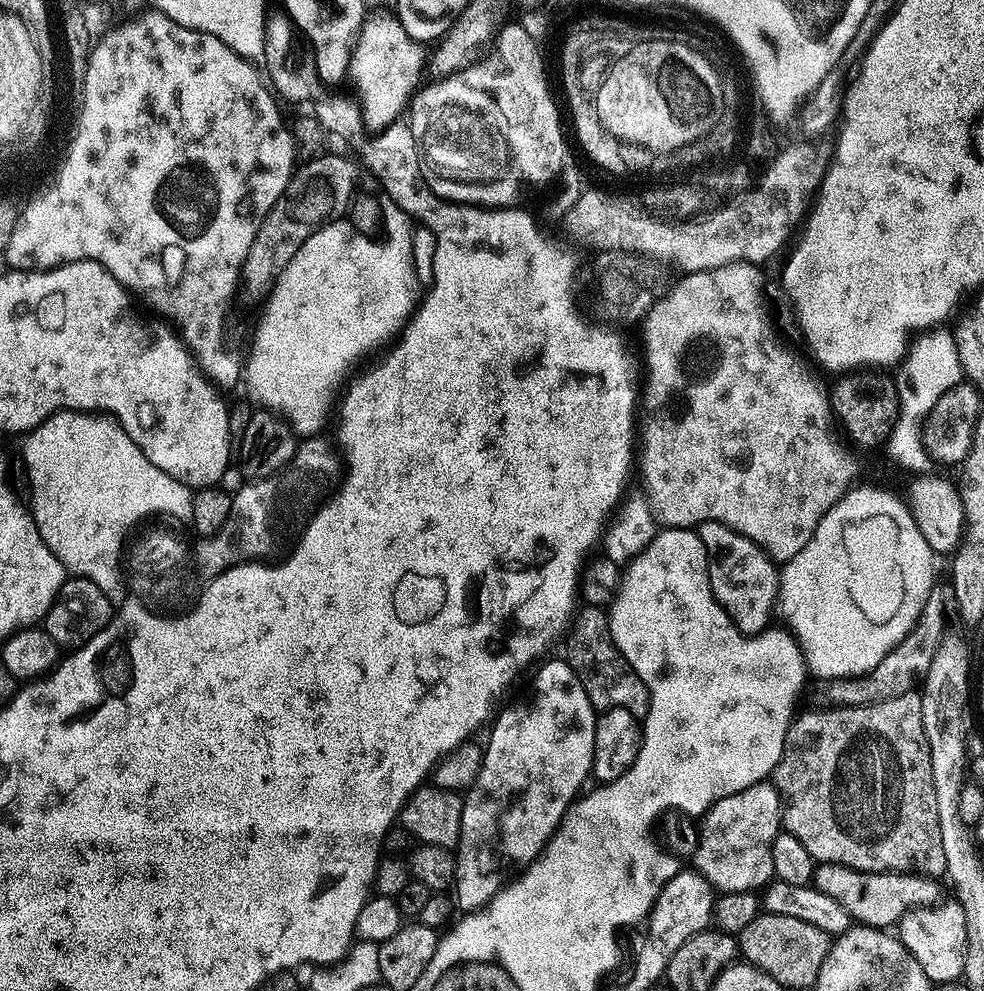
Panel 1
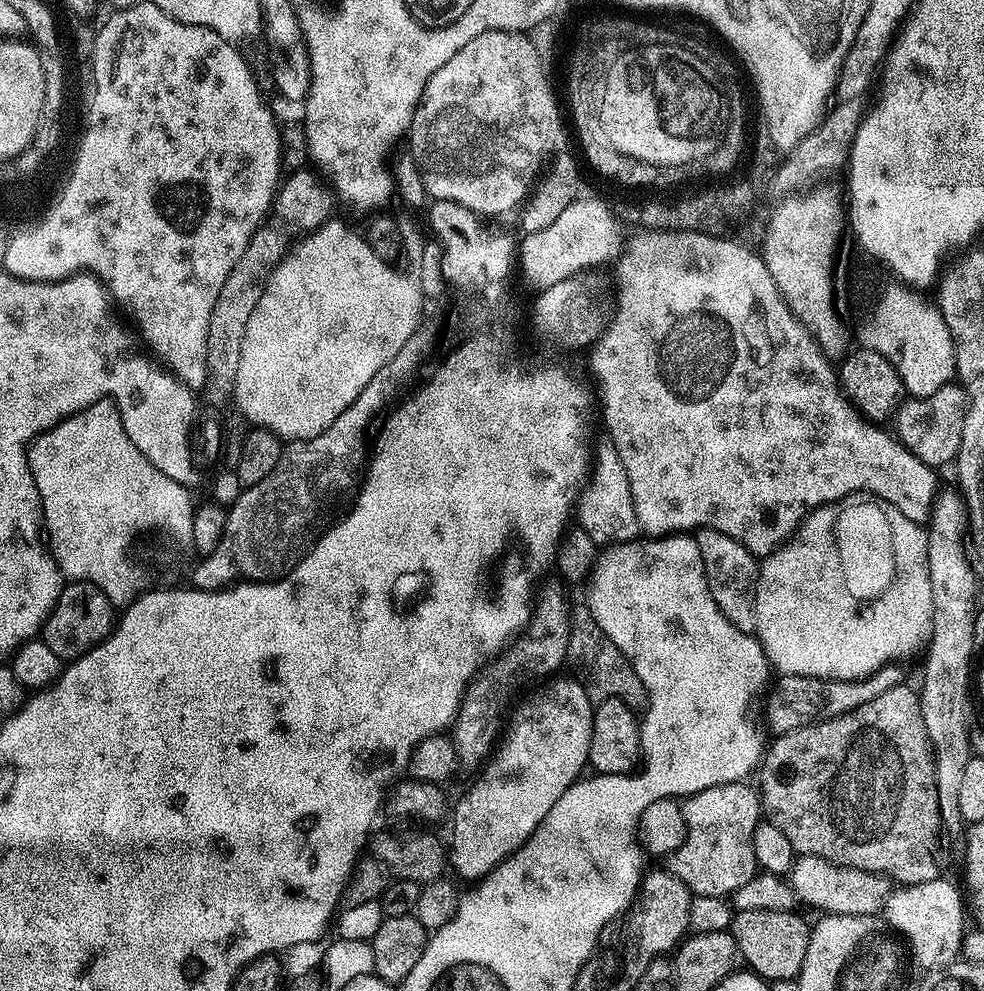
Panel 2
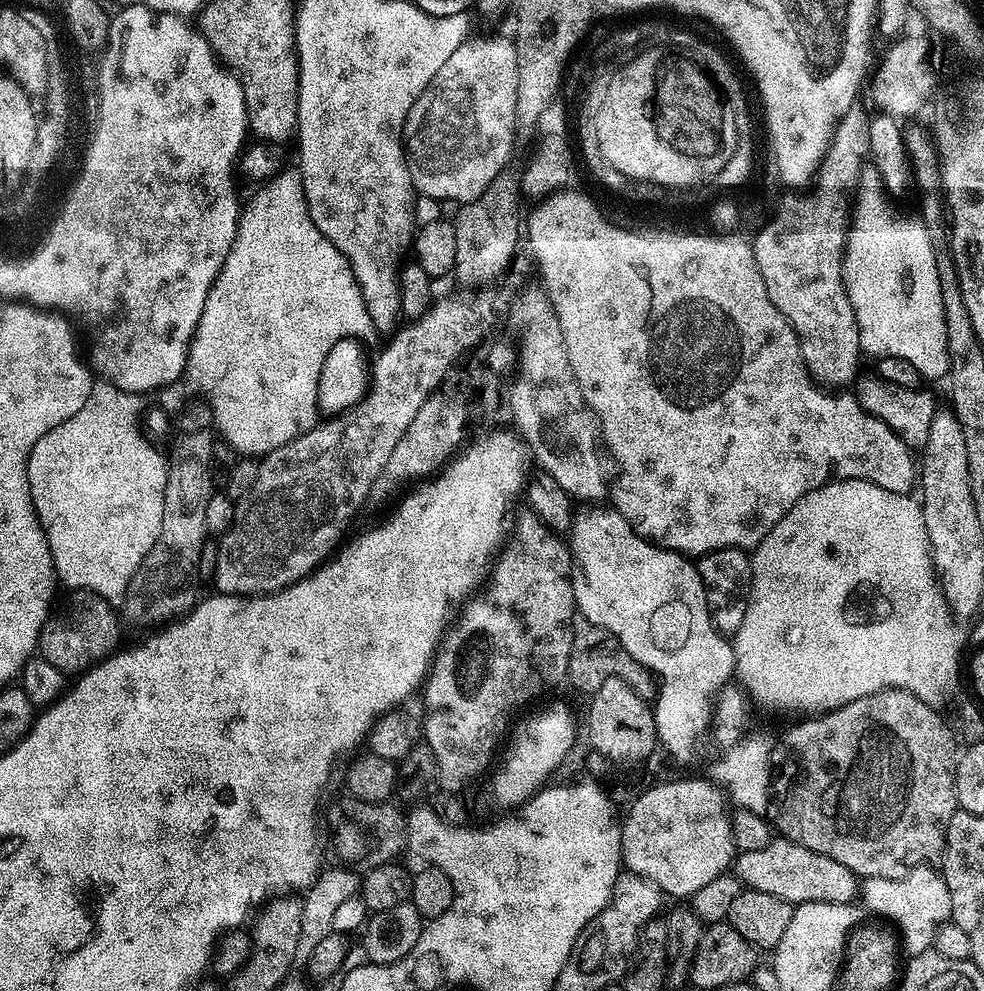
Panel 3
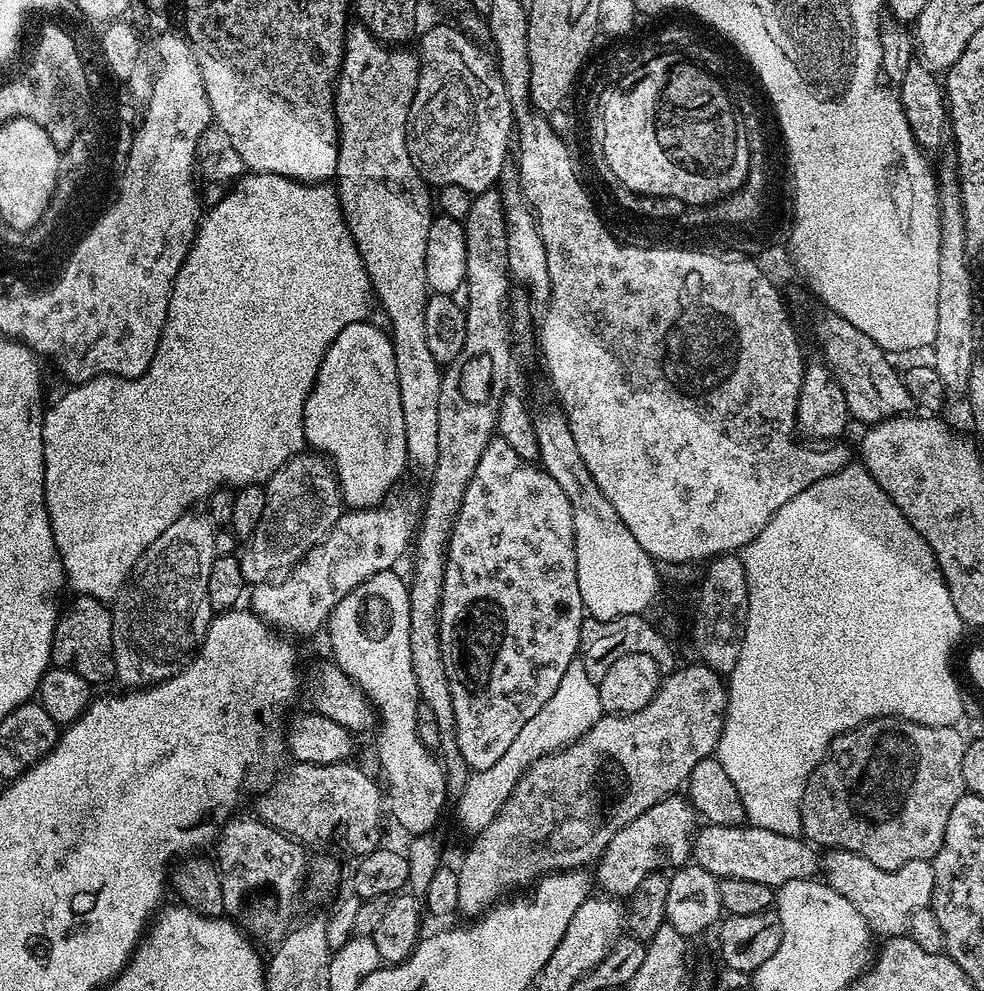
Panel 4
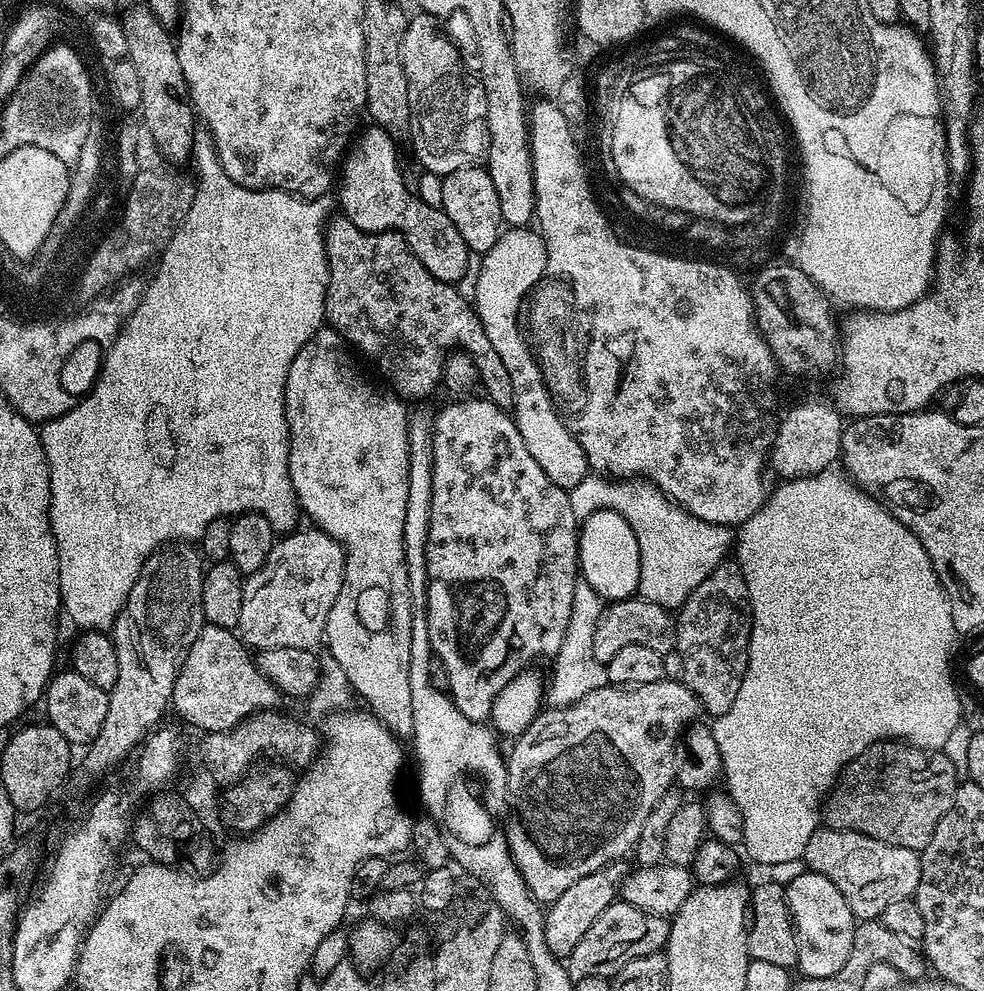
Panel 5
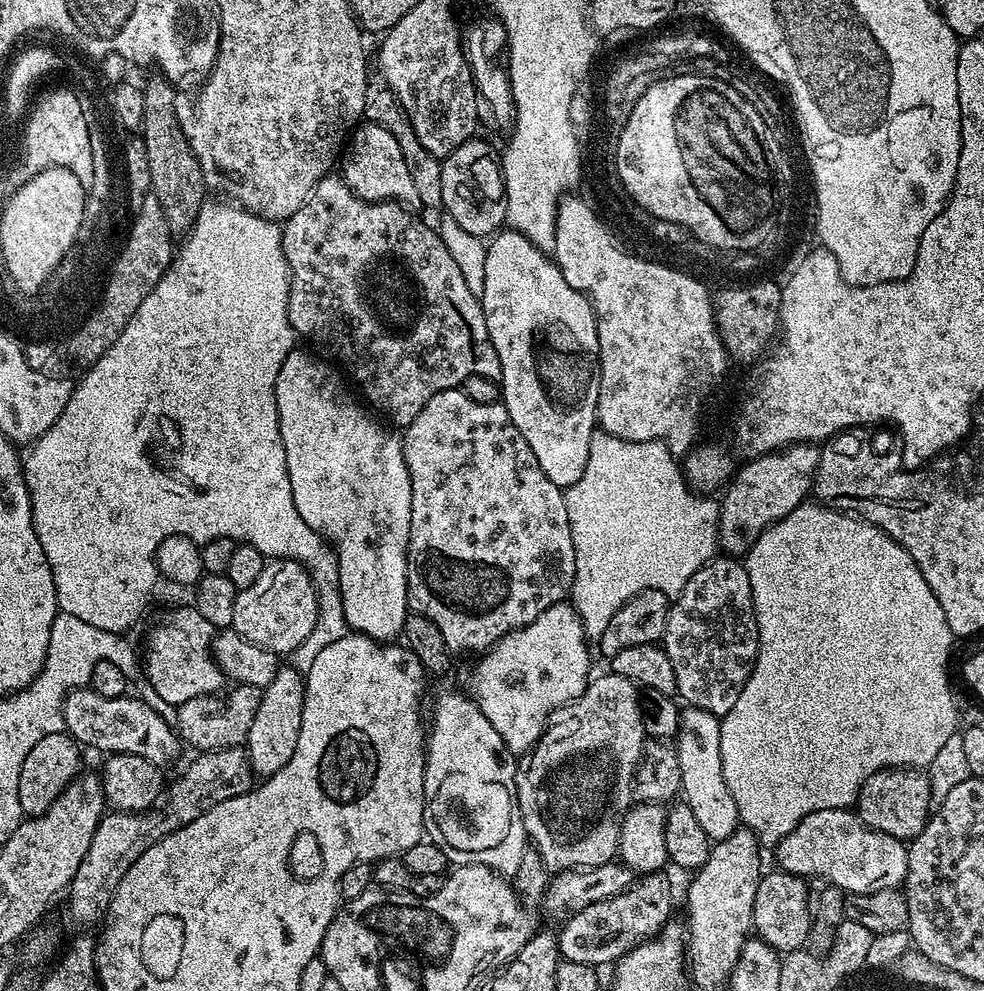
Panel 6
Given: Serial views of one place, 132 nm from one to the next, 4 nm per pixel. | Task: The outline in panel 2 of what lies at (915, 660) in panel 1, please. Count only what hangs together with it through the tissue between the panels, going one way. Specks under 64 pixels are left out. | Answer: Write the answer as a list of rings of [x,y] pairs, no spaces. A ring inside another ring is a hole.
[[[885,666],[860,680],[819,680],[813,676],[786,675],[781,675],[779,679],[776,685],[771,685],[772,693],[764,704],[764,720],[773,737],[858,710],[858,706],[866,706],[866,702],[874,702],[878,694],[886,694],[886,690],[898,686],[905,677],[900,666]]]

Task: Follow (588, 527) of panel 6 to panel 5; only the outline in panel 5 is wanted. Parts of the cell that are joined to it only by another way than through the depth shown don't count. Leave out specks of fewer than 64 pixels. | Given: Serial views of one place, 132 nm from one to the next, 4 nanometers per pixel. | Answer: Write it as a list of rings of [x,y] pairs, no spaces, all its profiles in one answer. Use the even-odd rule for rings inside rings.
[[[589,474],[582,478],[568,492],[570,510],[574,510],[577,521],[584,522],[587,516],[609,508],[615,515],[627,522],[634,530],[634,538],[638,540],[640,551],[640,586],[639,595],[650,602],[658,602],[658,606],[669,610],[679,610],[686,598],[694,591],[711,572],[725,563],[727,554],[734,544],[734,532],[729,525],[702,522],[694,514],[668,499],[655,484],[643,478],[609,478],[604,474]],[[578,582],[574,586],[574,606],[570,610],[570,626],[566,626],[566,634],[562,638],[562,646],[551,661],[552,681],[546,684],[546,700],[553,708],[565,708],[568,704],[578,702],[578,698],[586,698],[590,690],[598,690],[608,684],[608,669],[594,658],[594,626],[598,622],[598,614],[602,601],[590,585]]]

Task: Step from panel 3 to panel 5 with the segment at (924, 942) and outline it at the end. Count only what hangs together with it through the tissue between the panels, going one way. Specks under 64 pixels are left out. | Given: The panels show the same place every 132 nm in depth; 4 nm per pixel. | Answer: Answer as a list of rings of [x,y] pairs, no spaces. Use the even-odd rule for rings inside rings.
[[[817,827],[810,842],[806,842],[802,860],[811,871],[825,875],[842,892],[857,921],[875,920],[890,902],[915,897],[920,881],[917,849],[890,846],[848,828]]]

